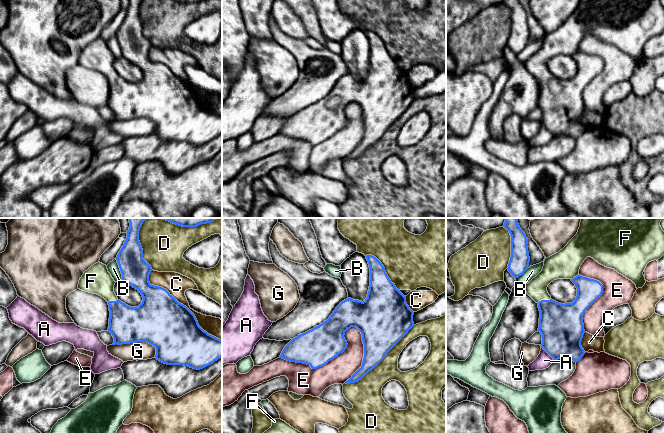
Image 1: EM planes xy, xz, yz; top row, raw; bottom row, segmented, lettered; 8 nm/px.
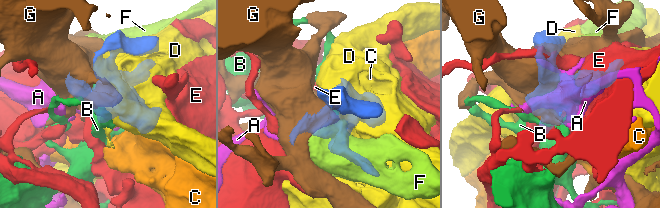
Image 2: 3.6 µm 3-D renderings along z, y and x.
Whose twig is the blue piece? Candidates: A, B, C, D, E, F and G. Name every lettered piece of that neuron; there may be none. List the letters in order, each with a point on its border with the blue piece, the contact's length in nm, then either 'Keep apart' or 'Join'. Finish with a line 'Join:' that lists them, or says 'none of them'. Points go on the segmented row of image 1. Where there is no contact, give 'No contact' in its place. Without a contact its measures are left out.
A: Touches blue at yz (547, 352). Shared border 150 nm. Keep apart
B: Touches blue at xy (120, 269). Shared border 190 nm. Keep apart
C: Touches blue at xy (182, 304). Shared border 800 nm. Keep apart
D: Touches blue at xz (380, 361). Shared border 750 nm. Keep apart
E: Touches blue at xz (329, 360). Shared border 700 nm. Keep apart
F: Touches blue at yz (543, 300). Shared border 120 nm. Join
G: Touches blue at xy (137, 341). Shared border 360 nm. Keep apart
Join: F

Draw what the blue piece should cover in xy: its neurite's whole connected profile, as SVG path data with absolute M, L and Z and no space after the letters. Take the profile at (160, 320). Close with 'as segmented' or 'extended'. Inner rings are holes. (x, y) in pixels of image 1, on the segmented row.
M148 218L128 219L130 227L127 238L116 260L122 280L141 293L142 303L138 307L130 307L121 302L114 292L116 282L108 272L107 266L100 262L84 272L79 280L78 289L97 294L108 302L110 311L108 332L114 338L112 345L147 342L156 348L155 358L167 365L184 365L200 370L213 364L222 357L222 340L204 331L195 315L166 289L150 284L149 275L152 268L143 259L143 249L139 241L140 228Z; extended

